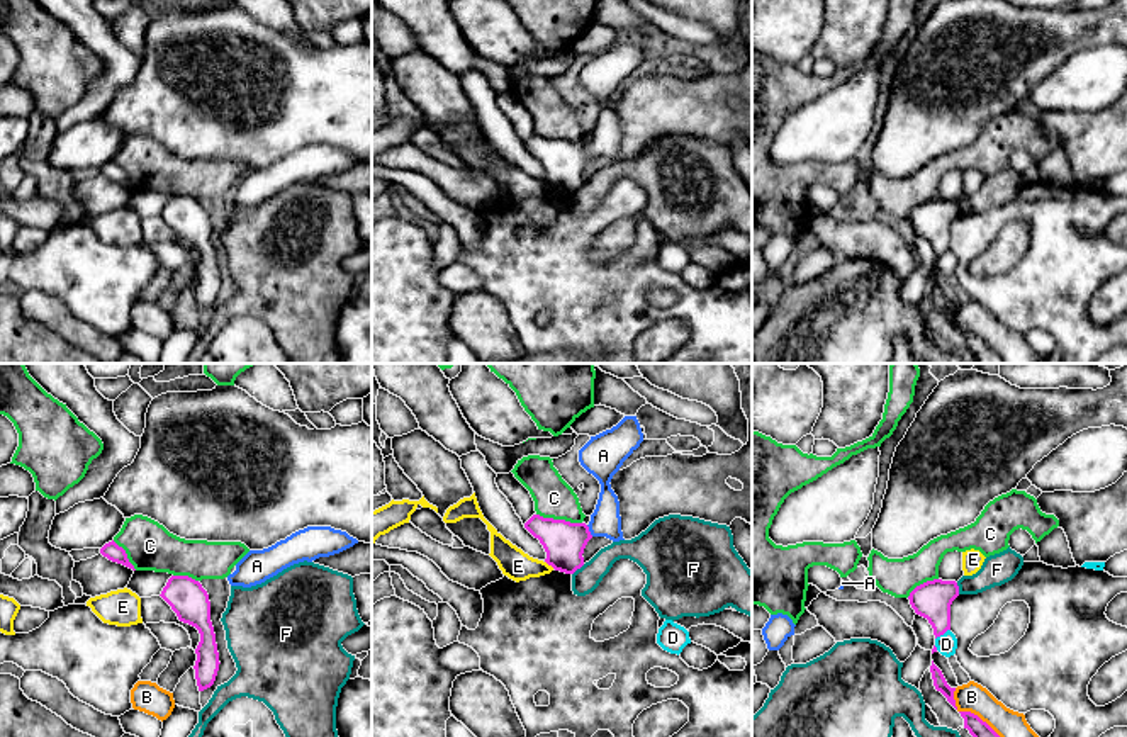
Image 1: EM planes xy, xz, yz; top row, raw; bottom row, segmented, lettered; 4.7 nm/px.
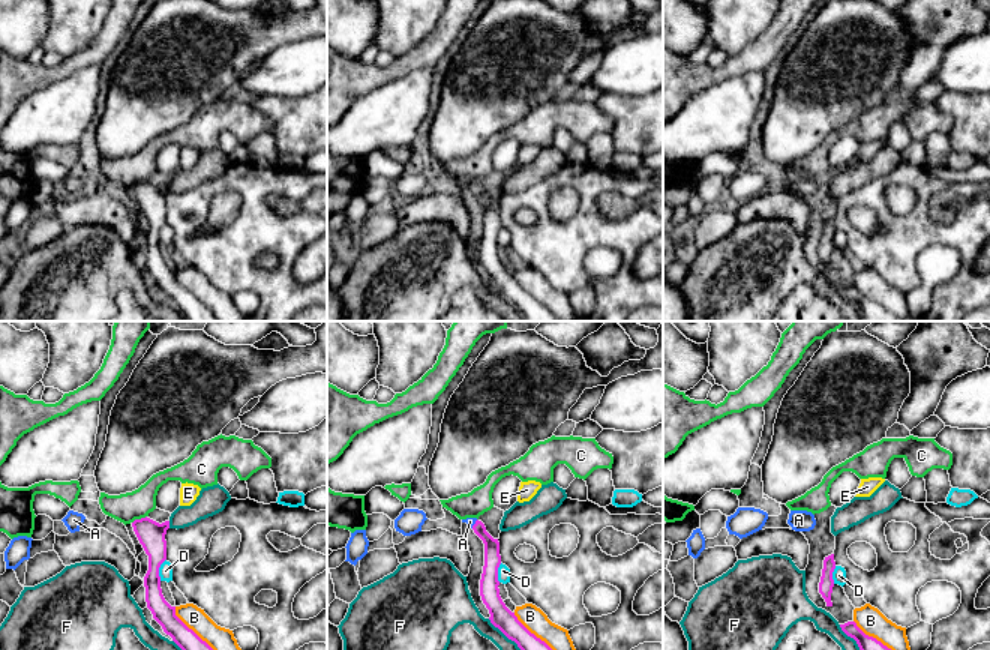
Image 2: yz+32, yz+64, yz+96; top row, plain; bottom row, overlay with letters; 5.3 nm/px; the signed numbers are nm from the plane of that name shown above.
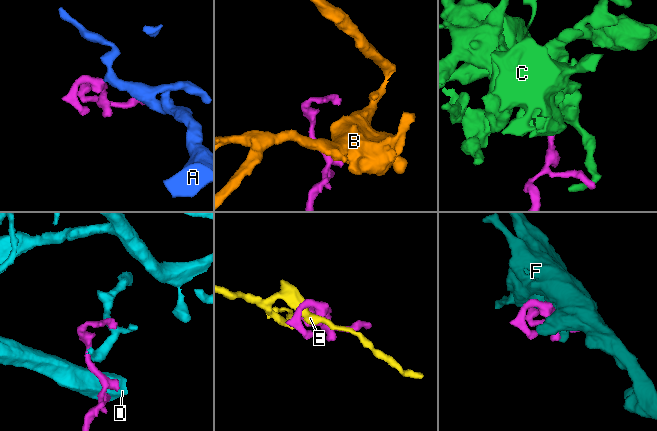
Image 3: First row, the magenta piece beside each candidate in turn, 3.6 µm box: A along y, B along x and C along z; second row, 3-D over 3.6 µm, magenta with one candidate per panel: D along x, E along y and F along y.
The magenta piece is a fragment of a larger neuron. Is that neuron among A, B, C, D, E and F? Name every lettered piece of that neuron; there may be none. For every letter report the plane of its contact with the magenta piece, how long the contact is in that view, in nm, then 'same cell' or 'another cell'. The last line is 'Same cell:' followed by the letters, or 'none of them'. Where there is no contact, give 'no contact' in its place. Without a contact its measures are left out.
A: meets magenta in xz; contact 70 nm long; same cell
B: meets magenta in yz; contact 320 nm long; another cell
C: meets magenta in xz; contact 220 nm long; another cell
D: meets magenta in yz; contact 90 nm long; another cell
E: meets magenta in xz; contact 60 nm long; another cell
F: meets magenta in xz; contact 80 nm long; another cell
Same cell: A

